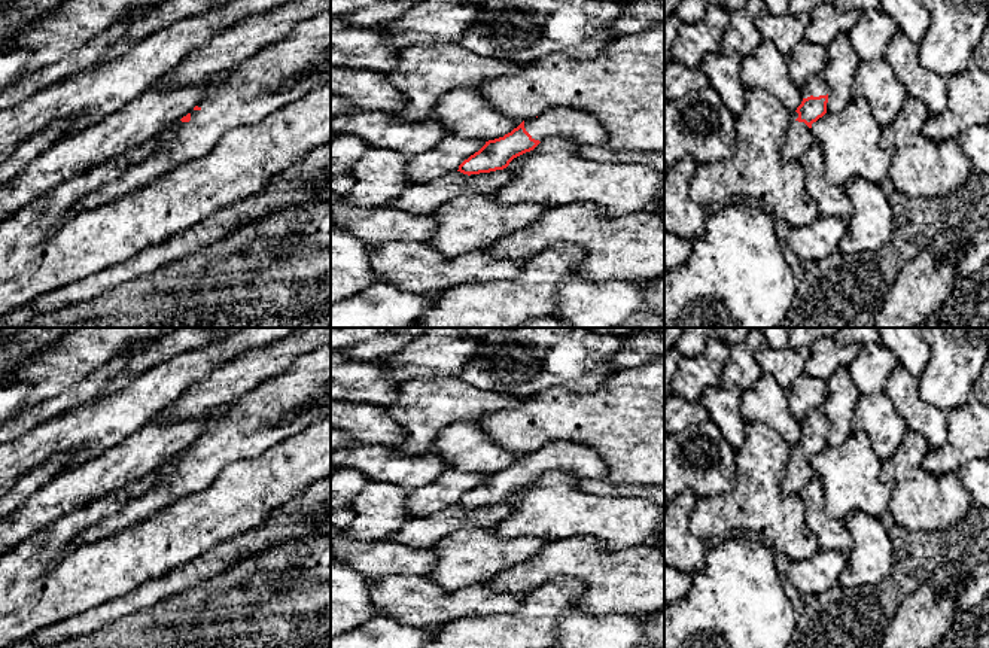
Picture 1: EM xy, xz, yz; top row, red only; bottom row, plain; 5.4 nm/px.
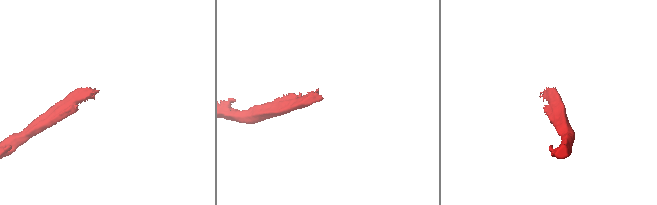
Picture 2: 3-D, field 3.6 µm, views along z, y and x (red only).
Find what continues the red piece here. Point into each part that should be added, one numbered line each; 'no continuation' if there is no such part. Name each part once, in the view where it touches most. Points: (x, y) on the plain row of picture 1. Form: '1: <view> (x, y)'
1: xz (581, 461)

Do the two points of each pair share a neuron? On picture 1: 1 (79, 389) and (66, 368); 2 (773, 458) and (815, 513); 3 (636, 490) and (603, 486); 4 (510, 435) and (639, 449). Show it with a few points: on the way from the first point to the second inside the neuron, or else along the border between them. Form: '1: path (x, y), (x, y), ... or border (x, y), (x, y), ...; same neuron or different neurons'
1: border (105, 364), (45, 401); different neurons
2: border (799, 495), (809, 529); different neurons
3: path (629, 489), (611, 489); same neuron
4: path (542, 422), (606, 422); same neuron

